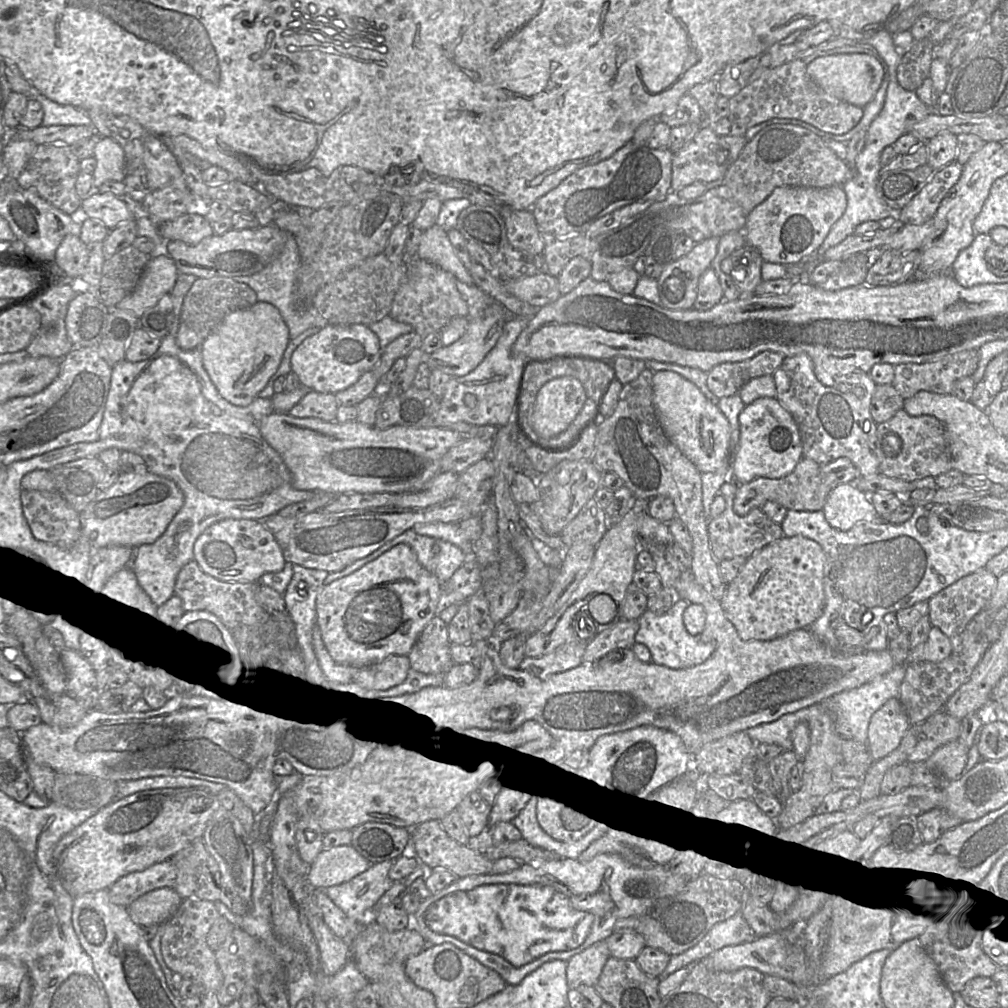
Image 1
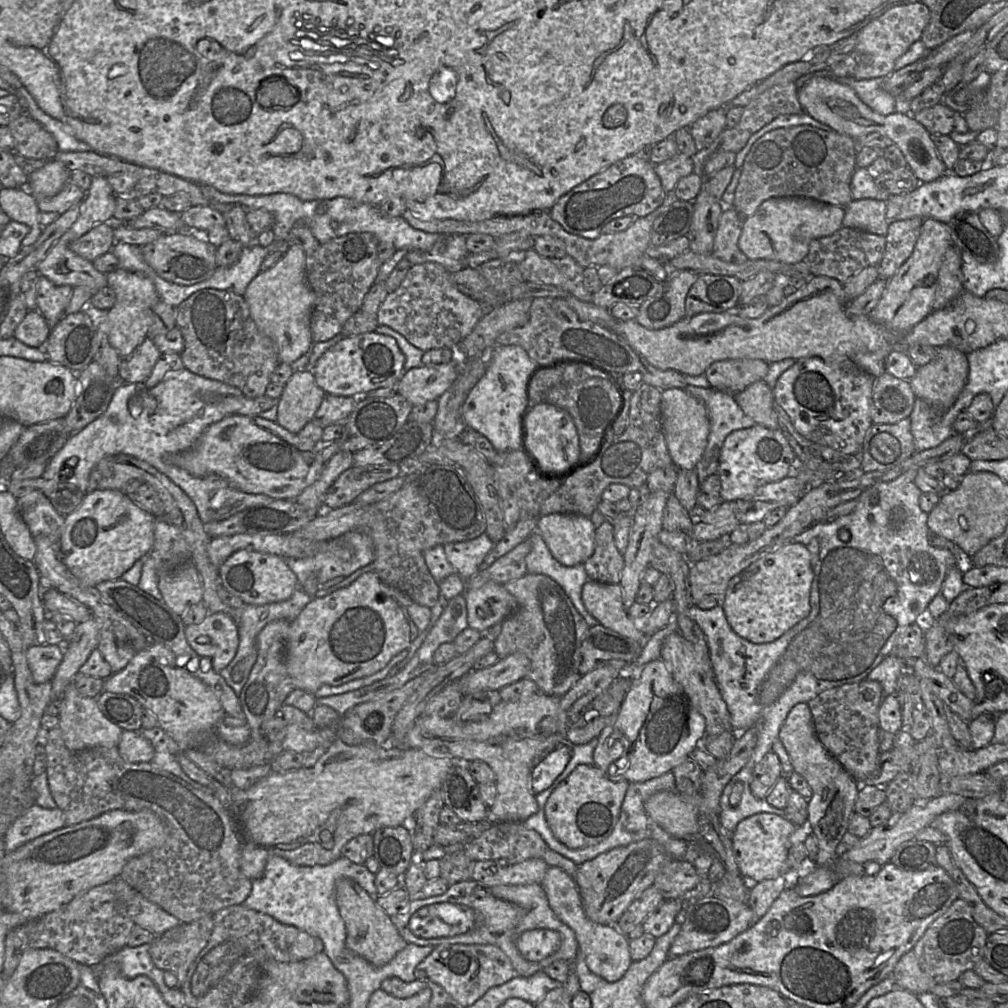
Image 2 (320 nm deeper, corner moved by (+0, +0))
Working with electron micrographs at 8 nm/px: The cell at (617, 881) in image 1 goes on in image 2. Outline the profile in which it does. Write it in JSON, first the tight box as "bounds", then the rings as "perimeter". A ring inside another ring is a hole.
{"bounds":[391,880,578,977],"perimeter":[[[468,880],[464,882],[458,882],[448,887],[447,891],[440,895],[431,898],[413,898],[407,908],[407,910],[399,915],[391,917],[391,921],[397,929],[400,936],[404,939],[407,944],[413,944],[419,947],[438,947],[441,945],[455,945],[455,944],[463,944],[463,945],[494,945],[500,948],[510,959],[513,969],[515,971],[515,975],[521,977],[529,977],[538,972],[543,972],[543,970],[558,960],[563,960],[572,965],[572,970],[575,971],[573,967],[573,963],[578,955],[578,943],[576,936],[572,929],[570,929],[567,925],[565,925],[553,912],[550,908],[545,891],[543,890],[540,884],[527,884],[527,885],[503,885],[503,886],[486,886],[482,883]],[[440,903],[451,903],[462,905],[470,908],[475,915],[476,925],[470,930],[457,934],[451,937],[434,937],[431,939],[419,939],[412,934],[409,929],[409,921],[411,916],[420,910],[423,907],[440,904]],[[534,929],[549,929],[556,931],[560,936],[560,946],[557,951],[555,951],[550,956],[537,961],[531,962],[527,961],[522,957],[520,952],[517,949],[516,941],[518,937],[525,931],[534,930]]]}

